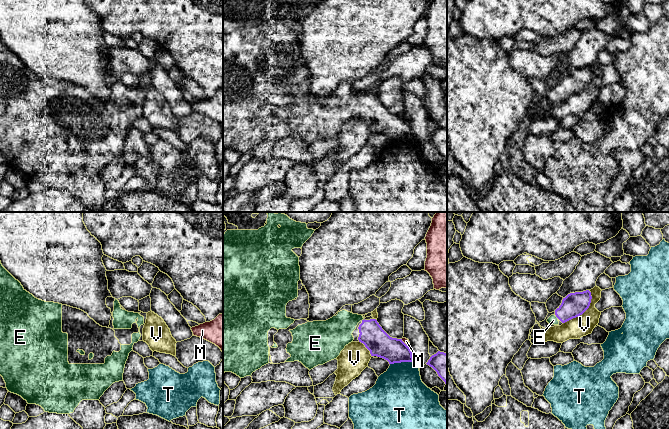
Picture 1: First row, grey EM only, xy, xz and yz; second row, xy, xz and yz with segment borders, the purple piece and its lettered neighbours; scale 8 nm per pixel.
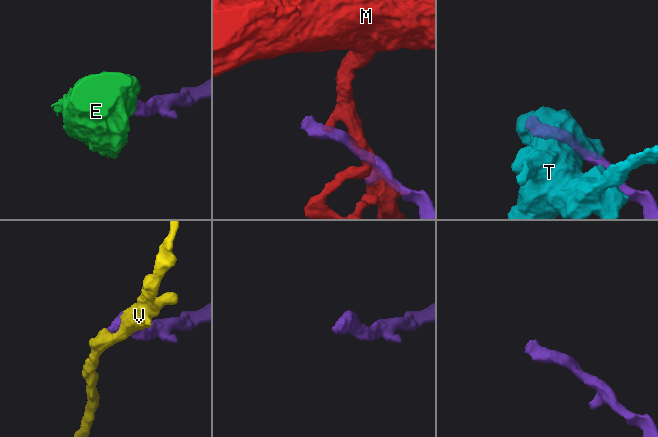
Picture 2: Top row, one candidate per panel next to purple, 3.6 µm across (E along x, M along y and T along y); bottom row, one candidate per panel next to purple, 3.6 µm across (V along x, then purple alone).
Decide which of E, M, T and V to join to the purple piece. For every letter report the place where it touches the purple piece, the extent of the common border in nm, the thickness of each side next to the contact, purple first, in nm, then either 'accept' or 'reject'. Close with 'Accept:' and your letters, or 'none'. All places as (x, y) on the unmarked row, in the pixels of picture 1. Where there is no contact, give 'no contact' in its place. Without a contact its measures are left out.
E: contact yz (557, 93); length 40 nm; calibres 190 and 80 nm; accept
M: contact xz (405, 120); length 100 nm; calibres 200 and 50 nm; reject
T: contact xz (401, 137); length 190 nm; calibres 200 and 400 nm; reject
V: contact yz (584, 87); length 340 nm; calibres 190 and 160 nm; reject
Accept: E

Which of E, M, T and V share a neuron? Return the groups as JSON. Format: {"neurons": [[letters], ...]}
{"neurons": [["E"], ["M"], ["T"], ["V"]]}

